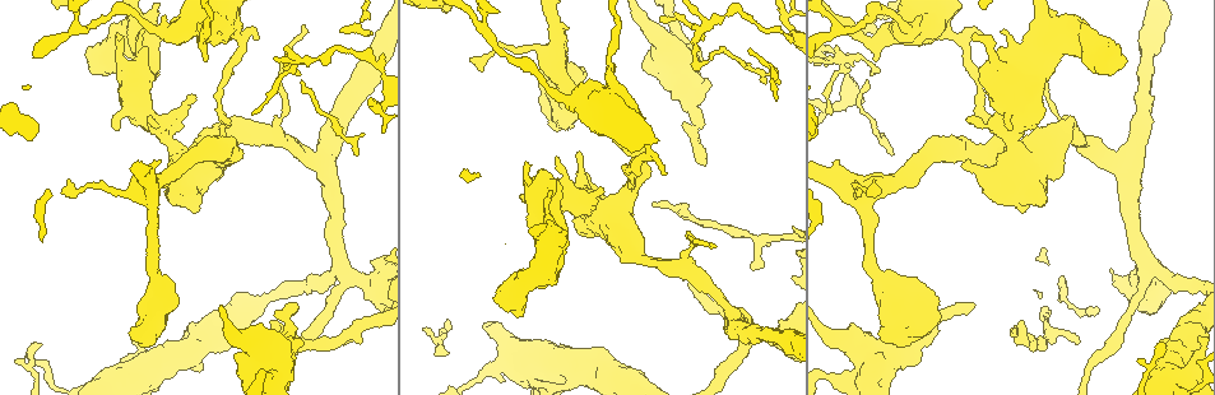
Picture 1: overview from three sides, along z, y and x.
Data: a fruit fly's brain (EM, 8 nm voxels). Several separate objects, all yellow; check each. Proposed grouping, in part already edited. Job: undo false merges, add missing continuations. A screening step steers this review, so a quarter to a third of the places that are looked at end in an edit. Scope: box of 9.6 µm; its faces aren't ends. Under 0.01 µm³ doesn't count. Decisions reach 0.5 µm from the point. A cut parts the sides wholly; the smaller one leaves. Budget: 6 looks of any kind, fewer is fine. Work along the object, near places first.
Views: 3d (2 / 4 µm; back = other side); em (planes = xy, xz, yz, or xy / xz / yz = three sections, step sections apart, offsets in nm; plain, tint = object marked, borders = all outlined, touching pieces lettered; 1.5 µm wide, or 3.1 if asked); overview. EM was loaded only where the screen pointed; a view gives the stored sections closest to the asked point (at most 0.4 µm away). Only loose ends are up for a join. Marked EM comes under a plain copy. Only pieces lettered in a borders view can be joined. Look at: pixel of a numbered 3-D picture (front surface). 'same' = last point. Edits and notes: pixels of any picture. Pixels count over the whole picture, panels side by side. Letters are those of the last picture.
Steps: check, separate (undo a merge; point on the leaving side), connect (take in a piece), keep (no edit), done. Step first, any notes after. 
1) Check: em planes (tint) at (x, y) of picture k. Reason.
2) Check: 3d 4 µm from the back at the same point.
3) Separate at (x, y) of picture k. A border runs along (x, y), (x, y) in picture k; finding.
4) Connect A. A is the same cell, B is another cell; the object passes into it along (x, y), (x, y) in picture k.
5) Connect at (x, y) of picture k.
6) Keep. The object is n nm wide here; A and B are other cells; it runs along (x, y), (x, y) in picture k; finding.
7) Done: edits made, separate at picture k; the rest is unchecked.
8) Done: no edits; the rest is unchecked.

Check: 3d 4 µm at (299, 63) of picture 1.

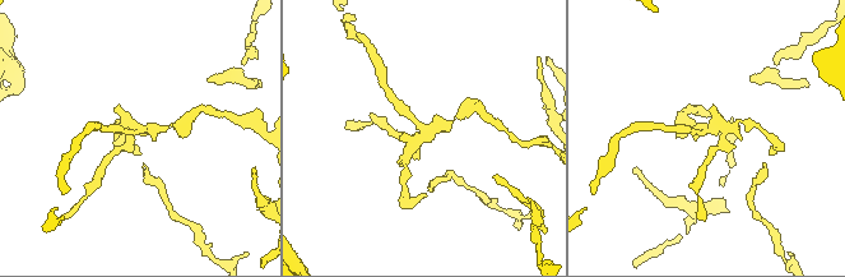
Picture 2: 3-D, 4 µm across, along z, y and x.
Check: em planes (borders) at (424, 137) of picture 2. Shape alone is not enough.

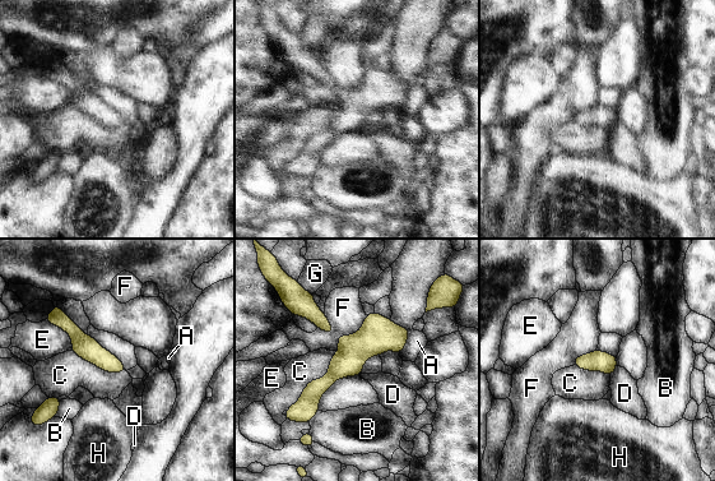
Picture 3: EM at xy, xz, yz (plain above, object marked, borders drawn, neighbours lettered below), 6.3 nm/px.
Keep. The object is 130 nm wide here; the longest contact is with C, 500 nm; A, B, C, D, E, F, G and H are other cells; continuous, no second cell.

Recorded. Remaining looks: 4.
Check: 3d 4 µm at (781, 83) of picture 1. An open end.

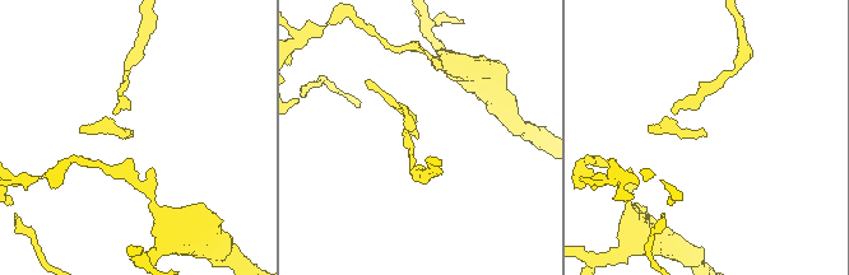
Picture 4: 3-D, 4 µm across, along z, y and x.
Check: em planes (borders) at (416, 138) of picture 4. Now the EM.

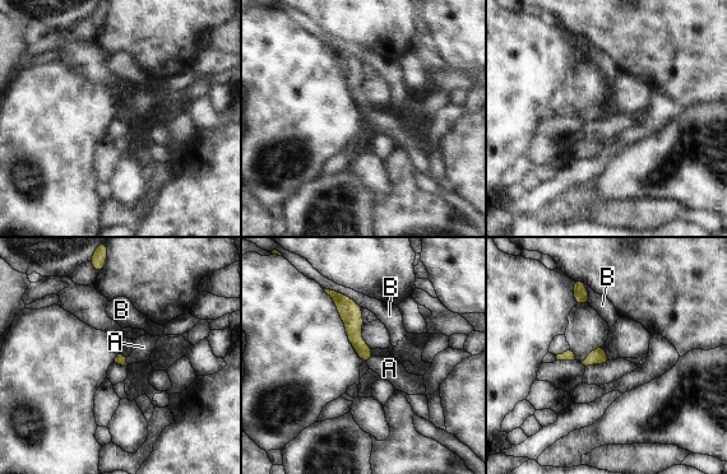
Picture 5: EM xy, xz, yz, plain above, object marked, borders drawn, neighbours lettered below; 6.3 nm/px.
Connect A. A is the same cell, B is another cell; the object passes into it along (120, 358), (125, 362), (143, 347) in picture 5; it goes on there.

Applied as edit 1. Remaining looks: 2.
Done: edits made, connect at picture 5; the rest is unchecked.

